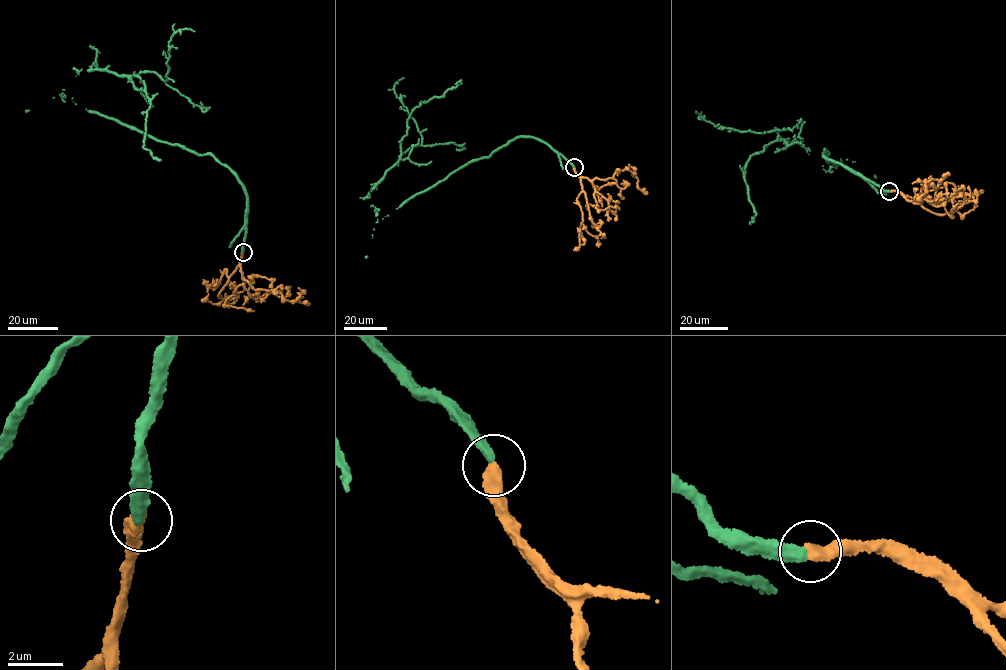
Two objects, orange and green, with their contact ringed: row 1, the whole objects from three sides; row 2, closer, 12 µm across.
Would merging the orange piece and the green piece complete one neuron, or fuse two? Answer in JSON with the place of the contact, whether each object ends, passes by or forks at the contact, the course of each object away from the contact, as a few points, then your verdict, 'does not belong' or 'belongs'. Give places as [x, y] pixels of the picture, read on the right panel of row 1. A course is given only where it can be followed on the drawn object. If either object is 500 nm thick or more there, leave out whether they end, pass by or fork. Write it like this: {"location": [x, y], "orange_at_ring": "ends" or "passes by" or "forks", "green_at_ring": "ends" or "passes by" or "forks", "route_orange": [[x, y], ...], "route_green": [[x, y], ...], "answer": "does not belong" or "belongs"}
{"location": [889, 191], "orange_at_ring": "ends", "green_at_ring": "ends", "route_orange": [[889, 191], [918, 201], [924, 208], [943, 215], [971, 201], [976, 195], [974, 209], [962, 215], [956, 211]], "route_green": [[889, 191], [825, 150], [827, 162], [841, 163], [829, 166], [795, 140], [774, 140], [744, 170], [754, 221]], "answer": "belongs"}

